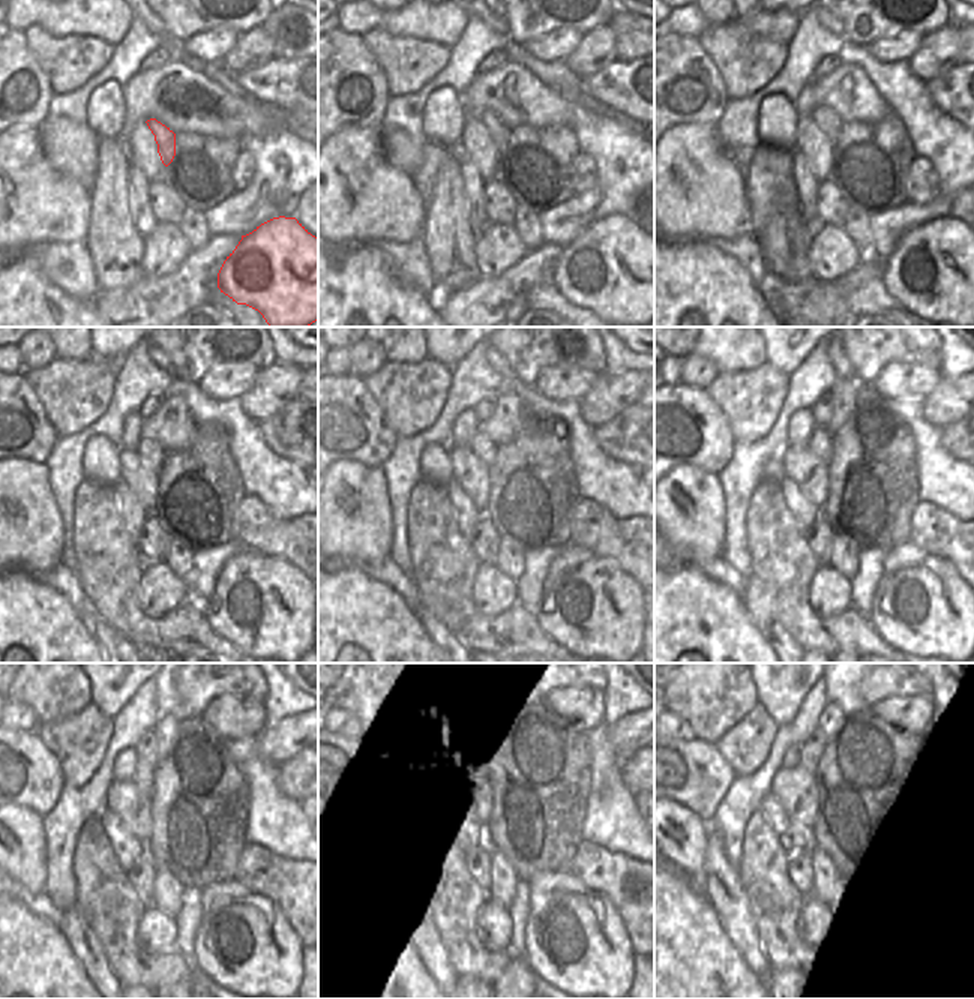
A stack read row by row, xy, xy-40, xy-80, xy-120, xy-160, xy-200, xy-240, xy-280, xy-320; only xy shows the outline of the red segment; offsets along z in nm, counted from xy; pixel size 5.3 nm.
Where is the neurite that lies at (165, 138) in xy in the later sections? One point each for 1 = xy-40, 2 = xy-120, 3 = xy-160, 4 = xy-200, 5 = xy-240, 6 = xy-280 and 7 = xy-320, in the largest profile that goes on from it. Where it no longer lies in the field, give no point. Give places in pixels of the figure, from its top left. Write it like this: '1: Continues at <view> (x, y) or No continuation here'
1: Continues at xy-40 (499, 132)
2: Continues at xy-120 (149, 450)
3: Continues at xy-160 (483, 447)
4: Continues at xy-200 (820, 443)
5: Continues at xy-240 (144, 776)
6: Continues at xy-280 (477, 773)
7: Continues at xy-320 (811, 770)

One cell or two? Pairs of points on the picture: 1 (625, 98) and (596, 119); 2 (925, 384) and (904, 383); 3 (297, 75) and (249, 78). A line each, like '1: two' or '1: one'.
1: two
2: one
3: one

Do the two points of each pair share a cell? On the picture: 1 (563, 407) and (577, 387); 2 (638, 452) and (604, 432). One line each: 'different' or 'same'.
1: different
2: same

